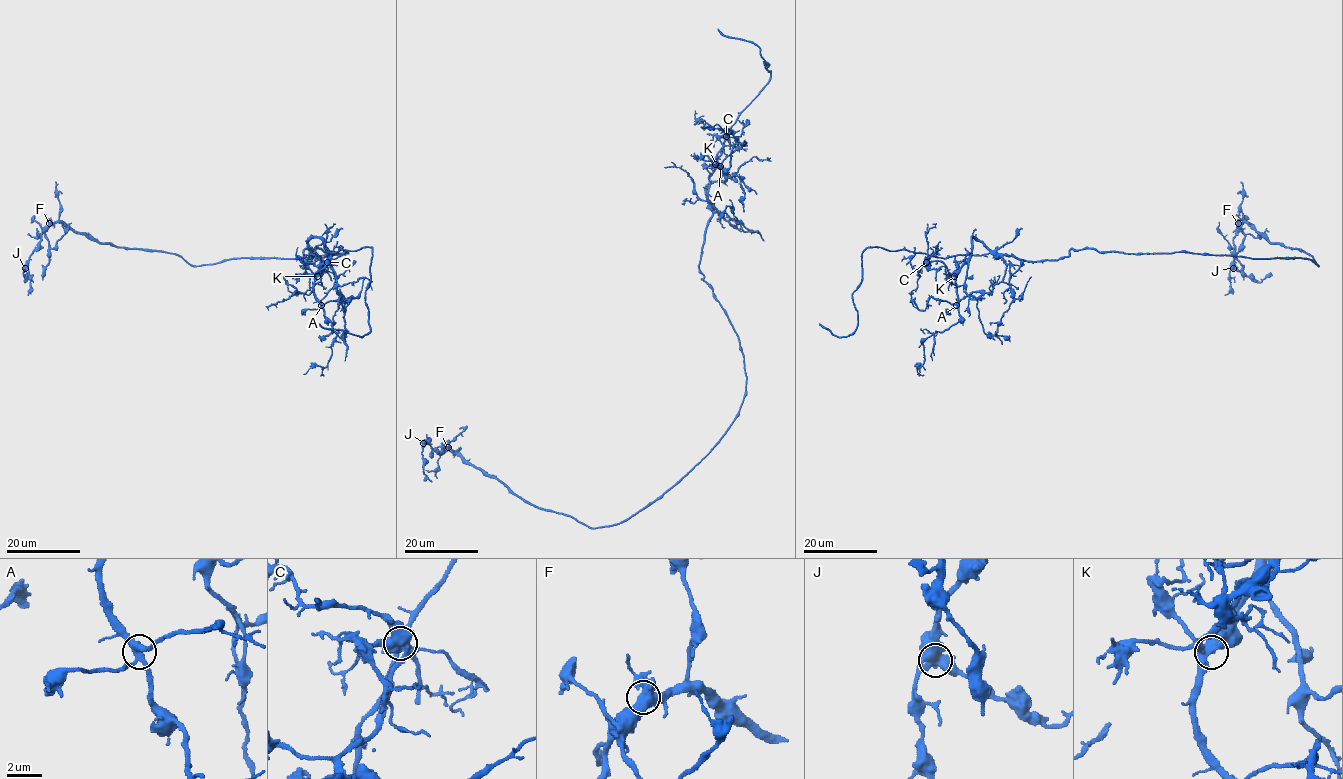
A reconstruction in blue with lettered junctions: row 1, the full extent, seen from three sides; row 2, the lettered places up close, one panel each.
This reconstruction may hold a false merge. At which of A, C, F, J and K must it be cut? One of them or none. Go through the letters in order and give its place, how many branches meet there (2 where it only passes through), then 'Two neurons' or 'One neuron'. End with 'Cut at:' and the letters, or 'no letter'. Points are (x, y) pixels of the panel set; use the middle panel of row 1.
A: Place: (720, 166). Branches: 4. One neuron
C: Place: (726, 136). Branches: 4. Two neurons
F: Place: (448, 447). Branches: 4. One neuron
J: Place: (423, 443). Branches: 4. One neuron
K: Place: (715, 164). Branches: 4. One neuron
Cut at: C

